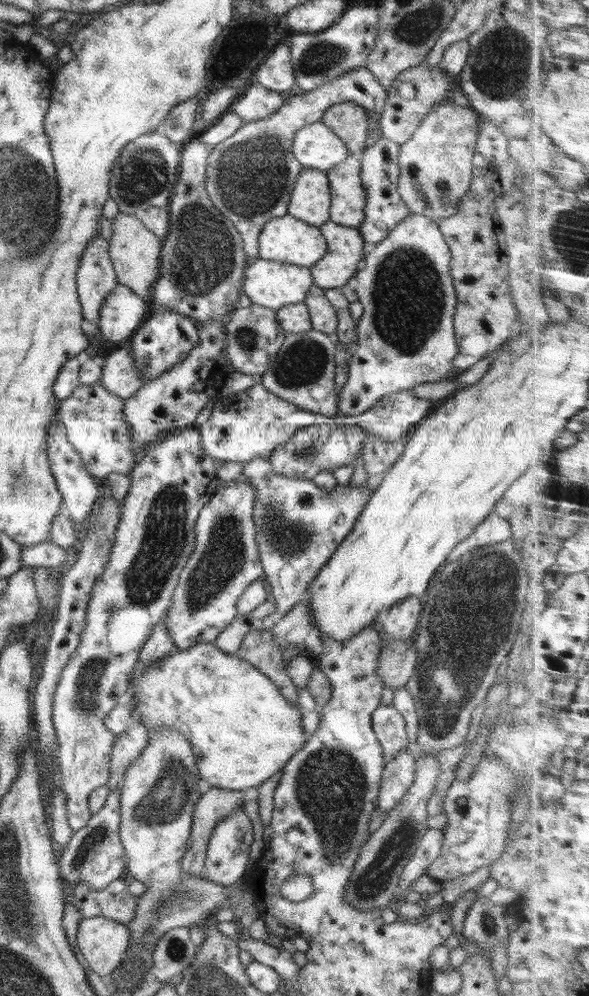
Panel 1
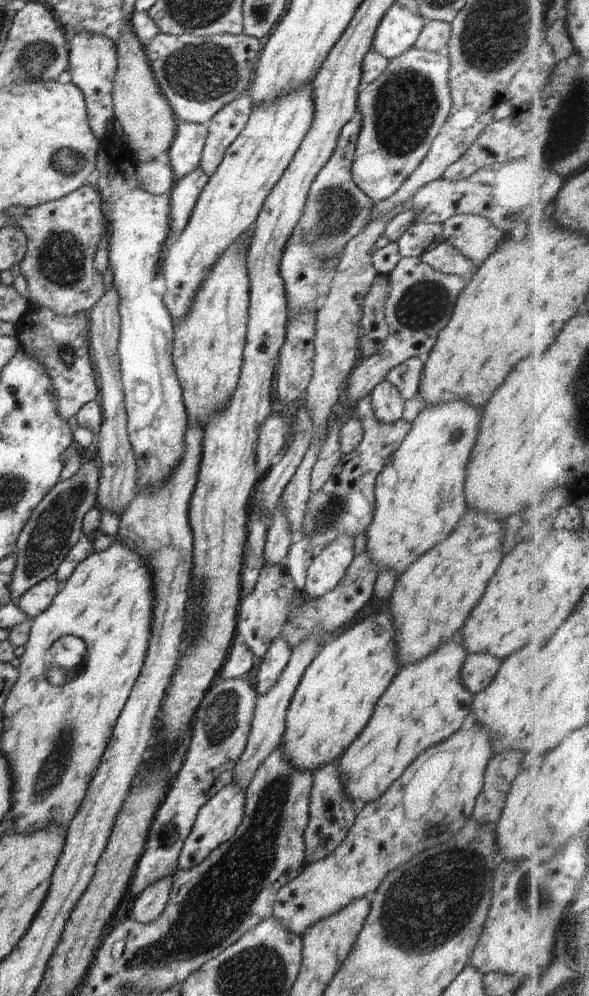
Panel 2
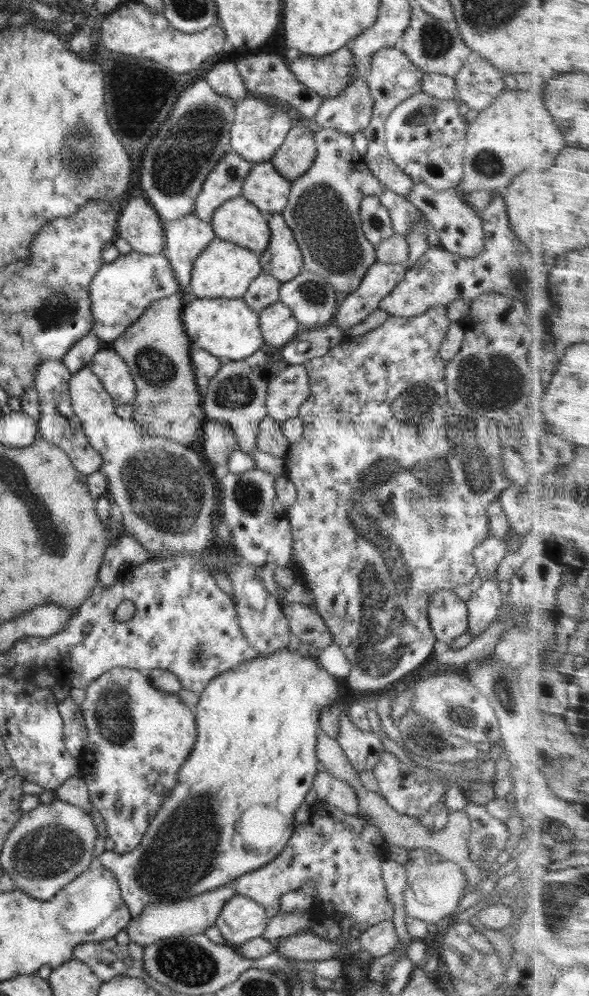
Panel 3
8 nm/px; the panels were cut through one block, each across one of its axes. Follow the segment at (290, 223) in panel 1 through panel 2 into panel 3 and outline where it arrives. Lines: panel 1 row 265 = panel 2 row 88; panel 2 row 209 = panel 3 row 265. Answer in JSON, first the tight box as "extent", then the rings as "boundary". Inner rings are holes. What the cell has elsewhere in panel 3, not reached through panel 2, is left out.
{"extent":[190,237,262,299],"boundary":[[[216,237],[194,260],[190,292],[198,298],[242,299],[250,282],[262,272],[259,254]]]}

